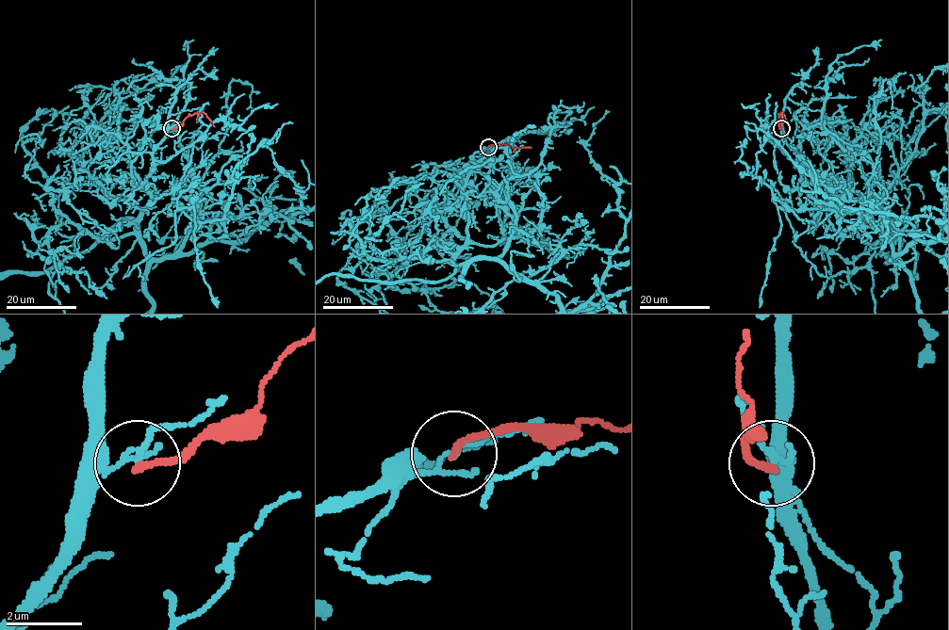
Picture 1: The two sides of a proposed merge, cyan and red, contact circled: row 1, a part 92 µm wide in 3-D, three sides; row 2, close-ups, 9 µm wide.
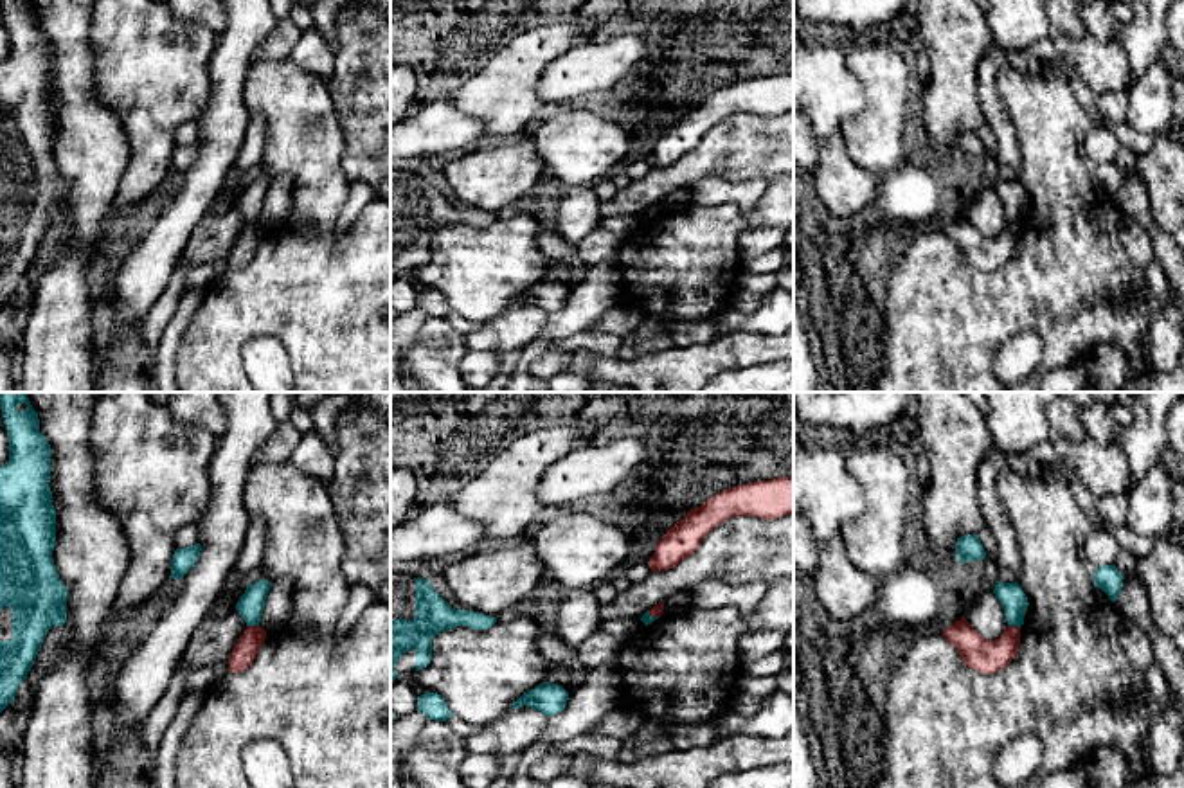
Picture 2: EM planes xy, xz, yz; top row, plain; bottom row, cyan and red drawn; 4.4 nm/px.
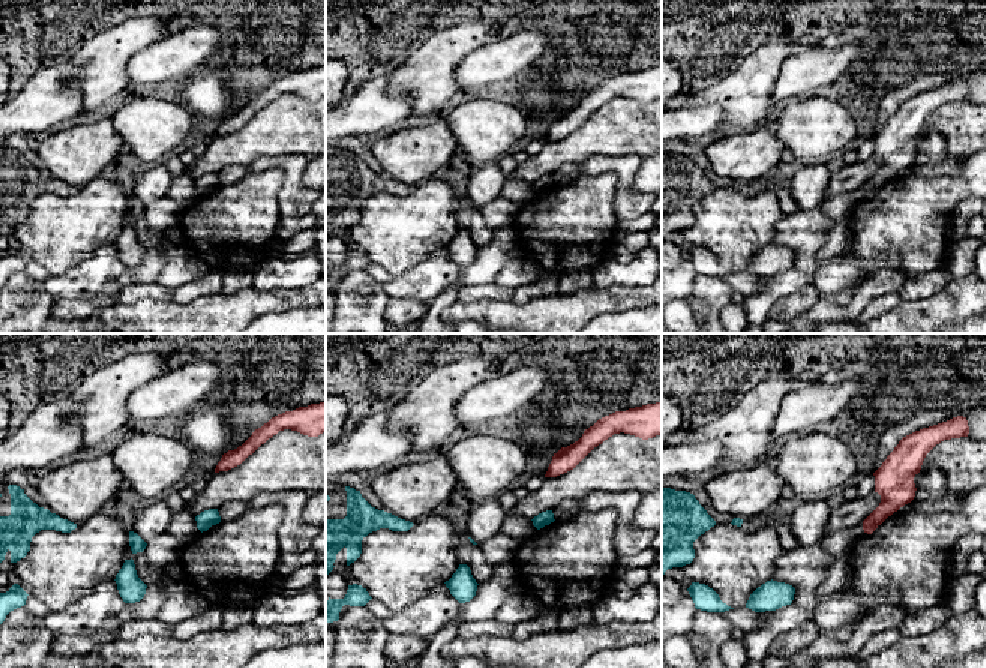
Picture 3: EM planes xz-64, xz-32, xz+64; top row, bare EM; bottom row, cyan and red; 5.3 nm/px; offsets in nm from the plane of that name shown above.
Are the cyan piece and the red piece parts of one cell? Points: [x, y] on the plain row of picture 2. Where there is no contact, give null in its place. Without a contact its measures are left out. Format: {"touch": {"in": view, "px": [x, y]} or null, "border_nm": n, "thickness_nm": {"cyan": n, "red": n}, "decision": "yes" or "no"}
{"touch": {"in": "yz", "px": [1013, 222]}, "border_nm": 60, "thickness_nm": {"cyan": 120, "red": 150}, "decision": "no"}

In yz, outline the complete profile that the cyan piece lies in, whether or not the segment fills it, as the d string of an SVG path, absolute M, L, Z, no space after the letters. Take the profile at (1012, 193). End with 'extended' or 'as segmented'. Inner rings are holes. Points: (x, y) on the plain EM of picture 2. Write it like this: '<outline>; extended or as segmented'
M999 178L993 185L993 191L1004 205L1008 223L1020 225L1024 221L1024 210L1029 203L1022 184L1017 178L1015 180Z; as segmented

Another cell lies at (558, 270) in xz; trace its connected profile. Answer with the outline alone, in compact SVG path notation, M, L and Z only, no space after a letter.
M547 259L543 279L561 282L569 291L576 286L570 264L560 259Z

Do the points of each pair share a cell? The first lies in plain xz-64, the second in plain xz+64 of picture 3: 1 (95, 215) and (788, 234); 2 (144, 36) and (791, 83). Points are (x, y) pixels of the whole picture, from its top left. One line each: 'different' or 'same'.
1: different
2: different

